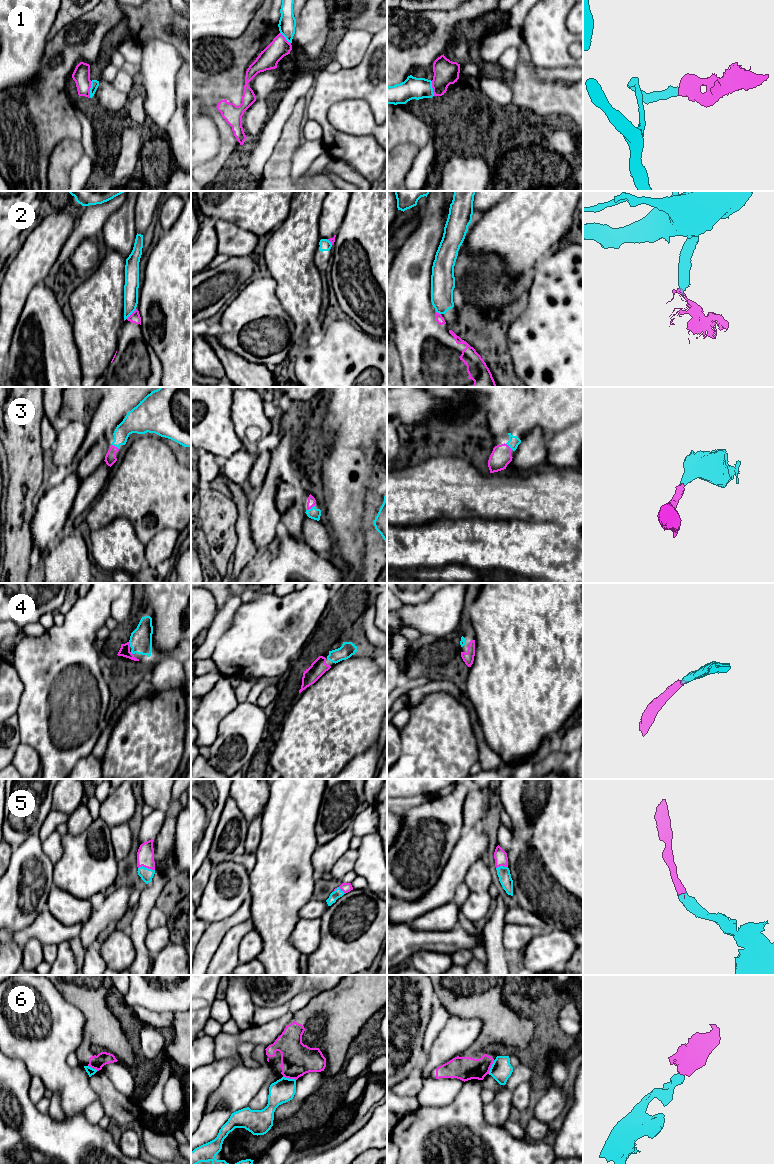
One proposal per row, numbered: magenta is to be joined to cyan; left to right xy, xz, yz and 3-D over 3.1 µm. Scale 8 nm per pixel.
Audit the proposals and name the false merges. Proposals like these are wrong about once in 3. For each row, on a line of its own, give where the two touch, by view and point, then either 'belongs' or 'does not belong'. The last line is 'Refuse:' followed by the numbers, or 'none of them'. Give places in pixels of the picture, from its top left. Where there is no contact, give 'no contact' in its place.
1: xy (90, 89) | does not belong
2: xy (131, 313) | does not belong
3: xy (115, 446) | belongs
4: xy (130, 644) | belongs
5: xy (146, 868) | belongs
6: yz (491, 1067) | does not belong
Refuse: 1, 2, 6

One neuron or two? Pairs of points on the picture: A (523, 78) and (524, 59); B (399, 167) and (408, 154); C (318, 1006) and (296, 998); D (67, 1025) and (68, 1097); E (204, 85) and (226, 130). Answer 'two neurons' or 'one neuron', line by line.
A: one neuron
B: one neuron
C: two neurons
D: one neuron
E: one neuron

